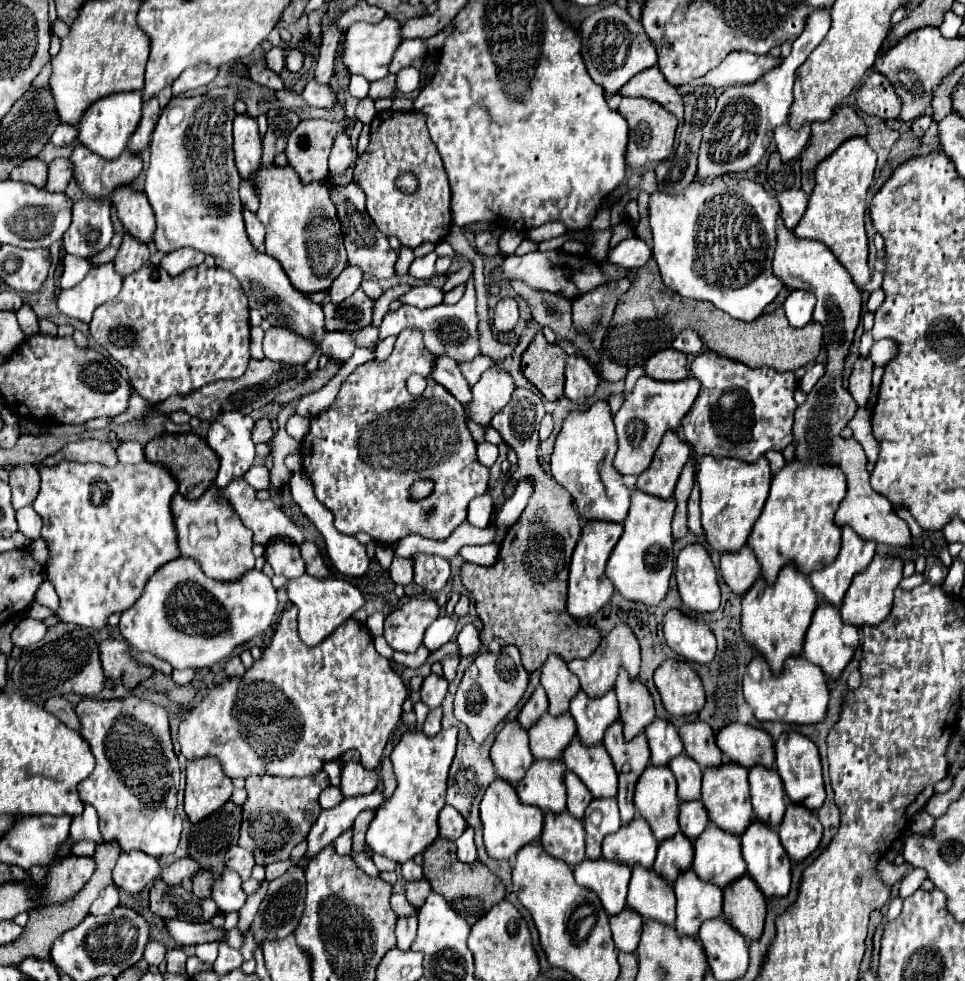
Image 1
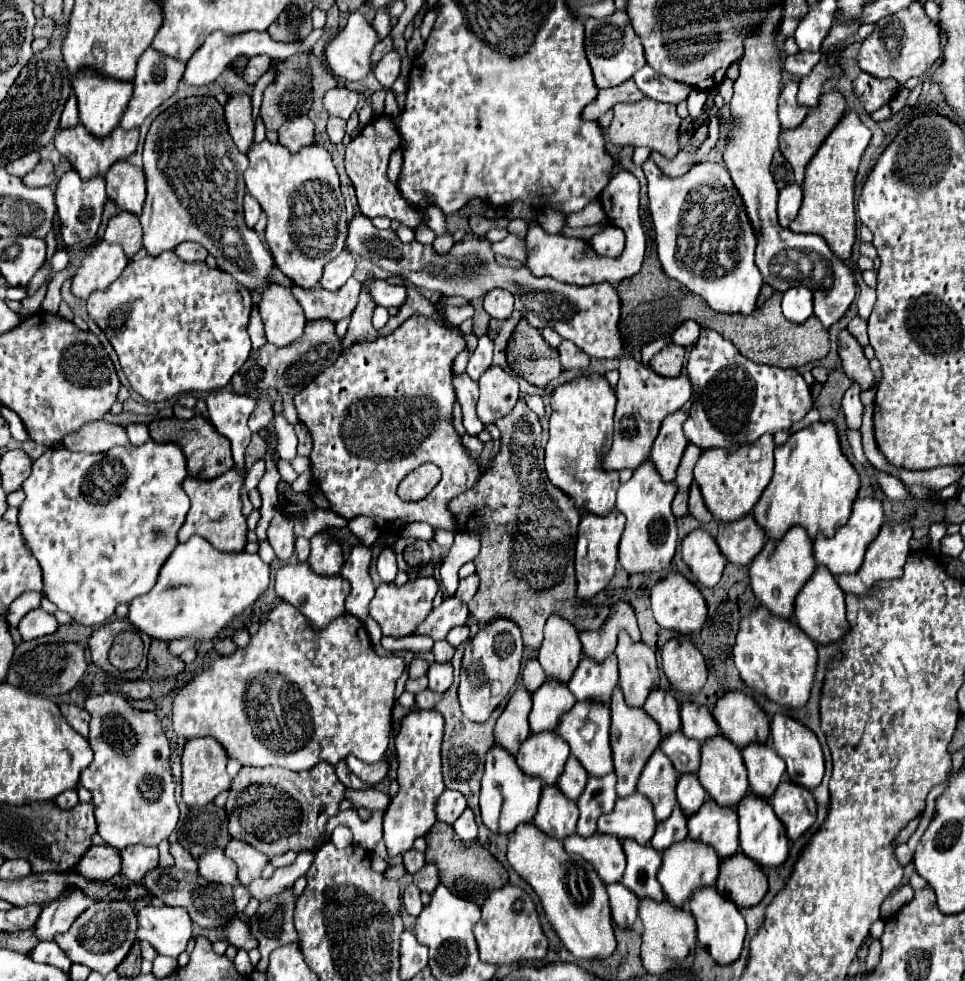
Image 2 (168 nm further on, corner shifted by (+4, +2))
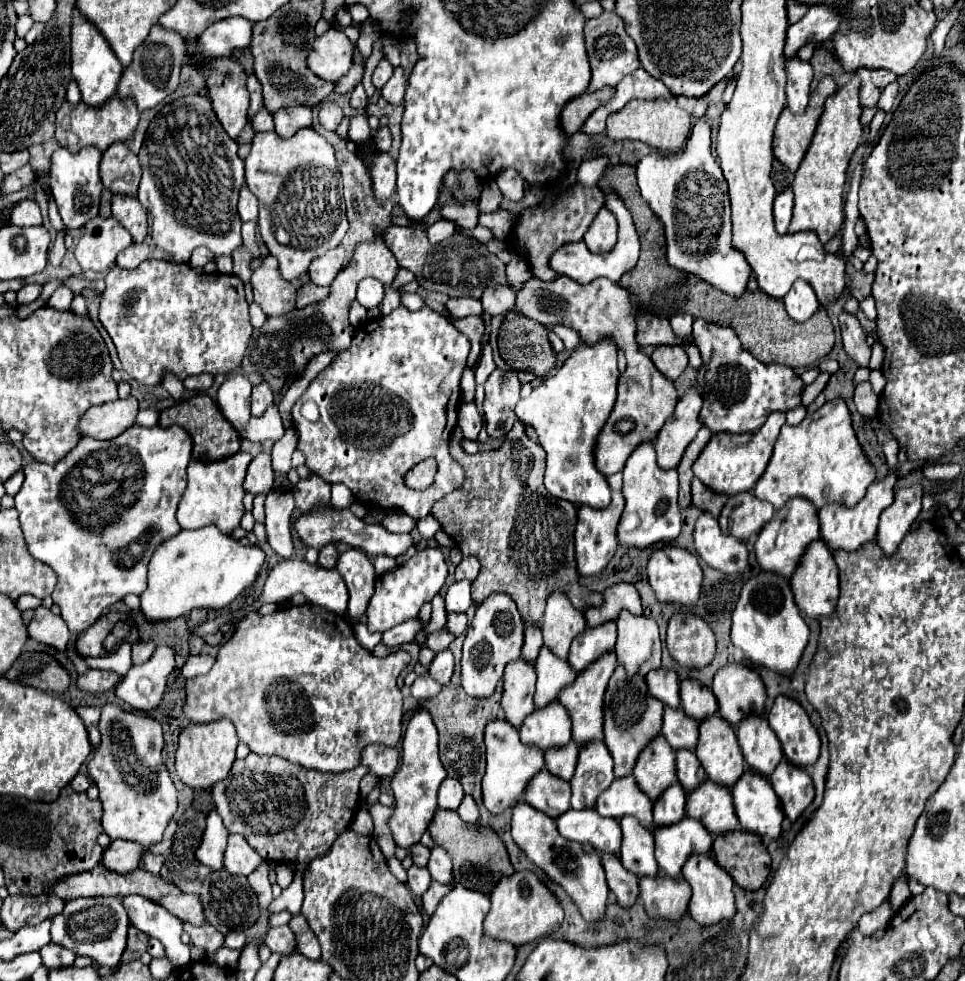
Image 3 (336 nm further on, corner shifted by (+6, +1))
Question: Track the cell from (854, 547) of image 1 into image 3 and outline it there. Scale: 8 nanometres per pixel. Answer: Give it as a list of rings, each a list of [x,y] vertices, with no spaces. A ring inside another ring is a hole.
[[[873,419],[873,427],[877,431],[877,439],[883,447],[883,453],[887,457],[887,465],[890,467],[890,472],[881,481],[875,481],[871,483],[871,487],[867,489],[865,497],[855,505],[855,507],[845,507],[845,505],[837,505],[837,503],[831,503],[831,505],[825,505],[821,511],[819,511],[819,525],[821,525],[821,539],[825,541],[825,545],[831,549],[831,551],[857,551],[863,543],[869,543],[875,539],[875,533],[877,533],[877,523],[879,523],[879,515],[883,513],[883,509],[887,509],[891,503],[893,503],[895,490],[894,487],[898,481],[896,474],[897,465],[897,453],[899,453],[899,447],[897,447],[897,441],[893,439],[893,435],[889,433],[887,427],[883,427],[877,419]]]

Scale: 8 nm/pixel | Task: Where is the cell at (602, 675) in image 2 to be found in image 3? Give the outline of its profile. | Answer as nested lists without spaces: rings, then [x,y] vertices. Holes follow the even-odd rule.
[[[605,623],[603,627],[585,629],[571,645],[571,651],[569,651],[571,669],[577,675],[585,671],[591,663],[595,663],[595,659],[613,651],[615,639],[617,639],[615,623]]]

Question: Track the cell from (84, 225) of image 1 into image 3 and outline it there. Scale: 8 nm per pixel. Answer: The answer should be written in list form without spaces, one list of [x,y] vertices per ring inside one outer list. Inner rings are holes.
[[[57,147],[57,151],[51,157],[51,193],[55,197],[59,215],[67,229],[81,229],[87,221],[91,221],[99,213],[99,197],[103,191],[101,177],[99,177],[99,163],[101,163],[101,151],[95,147],[85,147],[79,151],[79,155],[69,153],[65,147]]]

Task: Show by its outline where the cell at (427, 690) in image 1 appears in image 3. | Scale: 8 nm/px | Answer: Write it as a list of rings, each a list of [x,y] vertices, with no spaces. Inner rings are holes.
[[[449,649],[435,655],[433,663],[429,665],[429,675],[441,685],[449,683],[451,675],[453,675],[453,655],[451,655]]]

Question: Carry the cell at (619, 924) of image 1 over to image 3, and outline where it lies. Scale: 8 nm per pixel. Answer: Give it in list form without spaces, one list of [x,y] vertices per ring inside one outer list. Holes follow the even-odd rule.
[[[603,855],[601,863],[605,867],[607,885],[611,893],[617,897],[617,903],[621,907],[633,907],[639,895],[639,879],[623,869],[617,855]]]

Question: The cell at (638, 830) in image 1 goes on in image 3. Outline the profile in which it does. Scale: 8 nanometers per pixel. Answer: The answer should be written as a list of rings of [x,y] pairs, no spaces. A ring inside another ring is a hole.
[[[633,775],[615,779],[611,787],[599,795],[595,809],[599,815],[611,817],[617,821],[631,815],[639,819],[643,827],[651,827],[651,819],[653,819],[653,803],[637,787]]]

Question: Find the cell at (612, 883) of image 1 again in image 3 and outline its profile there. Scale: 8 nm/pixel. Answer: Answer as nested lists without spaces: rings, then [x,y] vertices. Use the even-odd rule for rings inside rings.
[[[569,809],[557,819],[559,833],[577,843],[591,843],[599,855],[619,855],[621,829],[615,819],[601,817],[595,809]]]

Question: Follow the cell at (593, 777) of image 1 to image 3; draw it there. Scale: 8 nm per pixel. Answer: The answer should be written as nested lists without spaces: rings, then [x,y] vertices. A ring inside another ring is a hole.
[[[615,653],[603,655],[591,667],[587,667],[583,671],[583,675],[579,675],[571,685],[567,685],[557,697],[559,703],[563,703],[563,707],[567,707],[567,713],[571,717],[571,735],[579,747],[587,747],[589,743],[603,741],[603,695],[605,695],[609,677],[613,675],[615,667],[617,667]]]

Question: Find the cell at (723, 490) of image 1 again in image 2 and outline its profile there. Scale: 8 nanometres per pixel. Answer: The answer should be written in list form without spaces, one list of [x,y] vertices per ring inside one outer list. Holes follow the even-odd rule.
[[[763,434],[763,438],[757,440],[755,444],[745,444],[725,450],[703,450],[701,458],[695,464],[695,480],[715,520],[731,522],[733,518],[741,518],[741,514],[753,510],[753,506],[757,504],[759,496],[763,494],[773,476],[773,450],[775,450],[773,434]],[[755,446],[763,450],[751,452],[751,448]]]

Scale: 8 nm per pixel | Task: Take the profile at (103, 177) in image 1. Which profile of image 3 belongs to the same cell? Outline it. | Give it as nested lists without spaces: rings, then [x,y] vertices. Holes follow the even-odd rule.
[[[119,97],[109,99],[109,103],[105,103],[105,107],[99,107],[99,109],[87,107],[85,103],[79,103],[79,107],[69,107],[67,103],[63,103],[63,107],[57,111],[55,141],[61,147],[67,147],[71,153],[77,153],[87,145],[97,147],[103,153],[113,143],[127,141],[133,135],[137,121],[139,121],[139,111],[135,109],[135,103],[133,101],[125,103]]]

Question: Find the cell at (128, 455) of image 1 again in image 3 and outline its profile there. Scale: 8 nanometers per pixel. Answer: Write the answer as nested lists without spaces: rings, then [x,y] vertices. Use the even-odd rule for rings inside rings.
[[[143,409],[137,415],[137,425],[139,427],[155,427],[157,419],[159,419],[159,413],[155,409]]]

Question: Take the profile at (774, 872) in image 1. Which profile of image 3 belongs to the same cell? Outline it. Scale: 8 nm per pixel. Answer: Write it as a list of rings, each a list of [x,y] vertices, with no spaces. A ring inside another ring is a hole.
[[[753,771],[743,773],[733,789],[733,805],[741,831],[755,833],[761,839],[779,839],[783,811],[769,779],[763,779]]]

